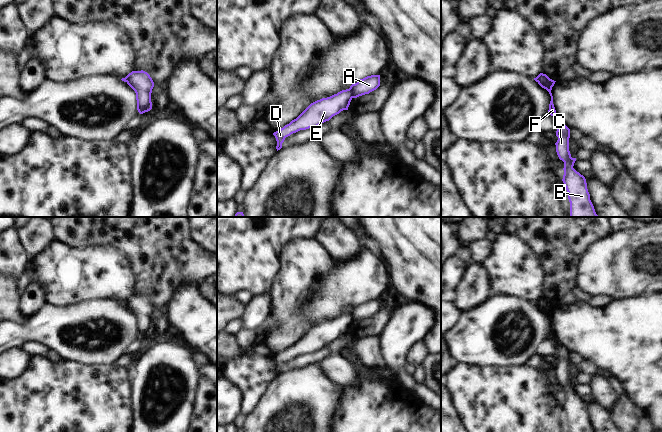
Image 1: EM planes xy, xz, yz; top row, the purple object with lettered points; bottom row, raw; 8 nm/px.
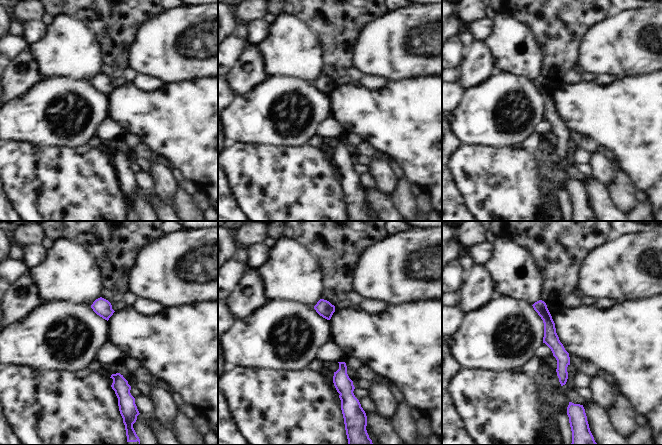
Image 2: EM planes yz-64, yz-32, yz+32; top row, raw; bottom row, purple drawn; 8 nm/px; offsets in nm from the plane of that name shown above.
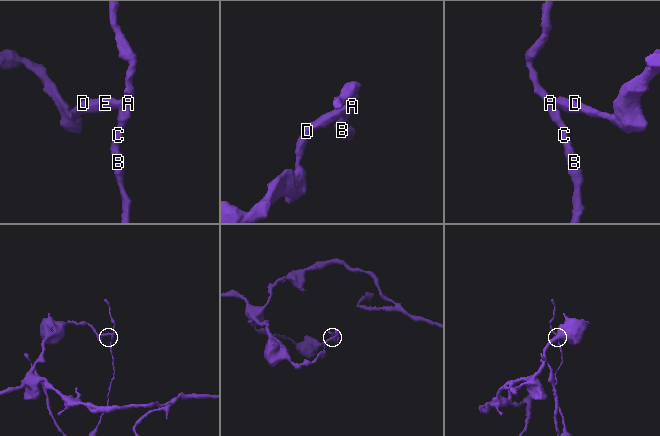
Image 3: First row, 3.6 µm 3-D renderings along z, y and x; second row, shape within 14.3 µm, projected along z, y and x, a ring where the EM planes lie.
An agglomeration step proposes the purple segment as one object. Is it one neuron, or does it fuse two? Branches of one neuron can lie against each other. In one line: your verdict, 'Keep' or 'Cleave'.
Cleave.

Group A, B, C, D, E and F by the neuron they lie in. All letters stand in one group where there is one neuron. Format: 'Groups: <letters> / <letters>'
Groups: A B C F / D E.

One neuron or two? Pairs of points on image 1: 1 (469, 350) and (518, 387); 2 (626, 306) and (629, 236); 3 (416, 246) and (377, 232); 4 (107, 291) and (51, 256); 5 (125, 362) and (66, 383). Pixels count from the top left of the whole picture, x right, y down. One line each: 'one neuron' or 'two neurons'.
1: two neurons
2: two neurons
3: one neuron
4: one neuron
5: two neurons

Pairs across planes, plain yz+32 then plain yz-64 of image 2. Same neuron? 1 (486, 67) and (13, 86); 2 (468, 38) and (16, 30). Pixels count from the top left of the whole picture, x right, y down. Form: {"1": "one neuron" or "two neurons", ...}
{"1": "one neuron", "2": "one neuron"}

